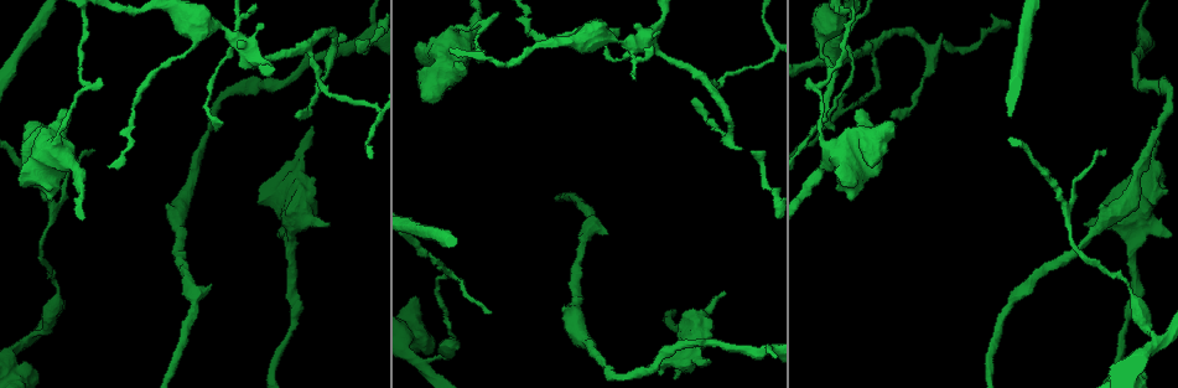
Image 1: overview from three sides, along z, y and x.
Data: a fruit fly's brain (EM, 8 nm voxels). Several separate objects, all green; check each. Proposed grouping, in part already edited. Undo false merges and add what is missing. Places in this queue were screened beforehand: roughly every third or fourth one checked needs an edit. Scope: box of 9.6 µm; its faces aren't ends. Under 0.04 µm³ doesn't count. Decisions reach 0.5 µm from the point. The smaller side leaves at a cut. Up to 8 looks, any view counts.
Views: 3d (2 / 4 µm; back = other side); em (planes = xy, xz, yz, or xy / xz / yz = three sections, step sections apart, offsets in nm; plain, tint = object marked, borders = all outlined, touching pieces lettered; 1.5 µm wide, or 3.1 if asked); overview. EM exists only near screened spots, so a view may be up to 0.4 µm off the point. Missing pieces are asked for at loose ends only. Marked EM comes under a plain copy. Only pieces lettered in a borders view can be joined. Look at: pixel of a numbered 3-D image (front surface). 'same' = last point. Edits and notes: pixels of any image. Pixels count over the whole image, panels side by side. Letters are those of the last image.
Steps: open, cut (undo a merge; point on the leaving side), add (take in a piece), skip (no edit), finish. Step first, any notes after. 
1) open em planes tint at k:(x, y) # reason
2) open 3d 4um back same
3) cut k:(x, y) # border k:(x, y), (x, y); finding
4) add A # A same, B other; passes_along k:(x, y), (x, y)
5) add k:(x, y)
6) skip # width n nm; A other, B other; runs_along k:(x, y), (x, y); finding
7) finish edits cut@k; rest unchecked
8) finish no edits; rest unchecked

open 3d 4um at 1:(807, 142) # narrows sharply

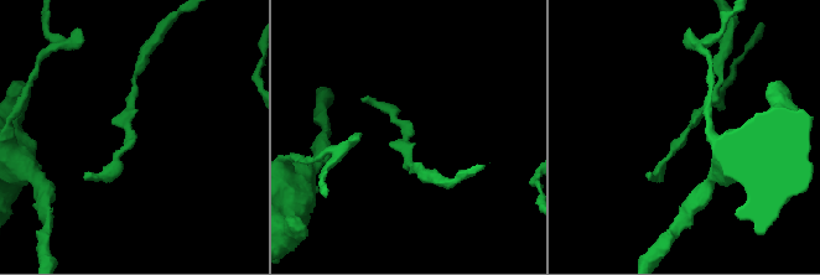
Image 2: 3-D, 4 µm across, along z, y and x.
open em planes tint at 2:(683, 135) # now the EM

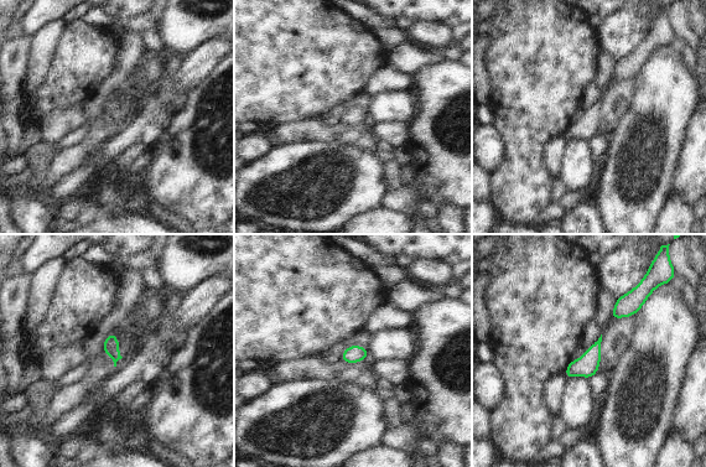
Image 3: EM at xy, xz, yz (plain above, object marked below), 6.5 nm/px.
open em planes borders same # see the neighbours

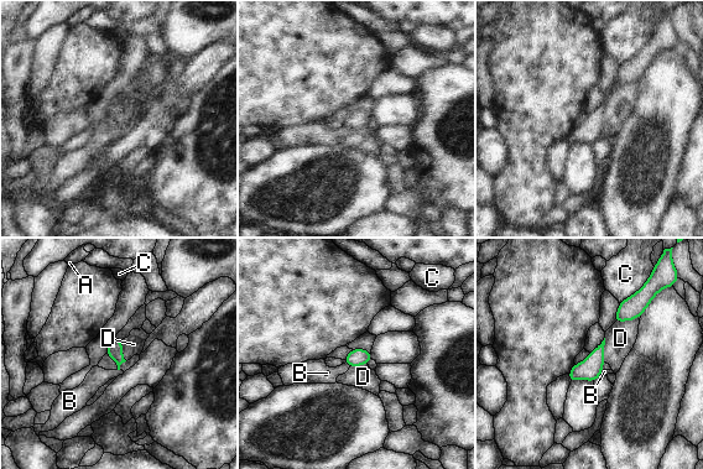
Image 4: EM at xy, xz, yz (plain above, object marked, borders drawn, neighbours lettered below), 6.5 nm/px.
skip # A other, B other, C other, D other; border 4:(640, 316), (614, 323); all the same neuron

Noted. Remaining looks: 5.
open em planes borders at 1:(707, 359) # free end

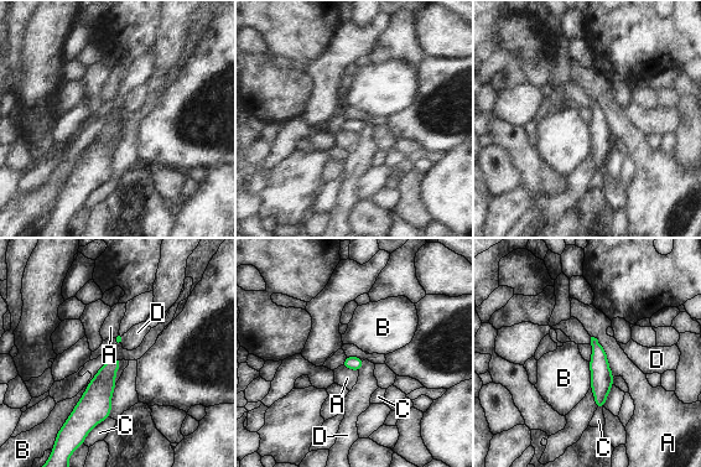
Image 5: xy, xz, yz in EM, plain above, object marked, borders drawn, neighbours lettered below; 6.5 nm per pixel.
skip # A other, B other, C other, D other; none of them fits

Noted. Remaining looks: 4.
open em yz step 4 tint at 1:(326, 224) # an open end

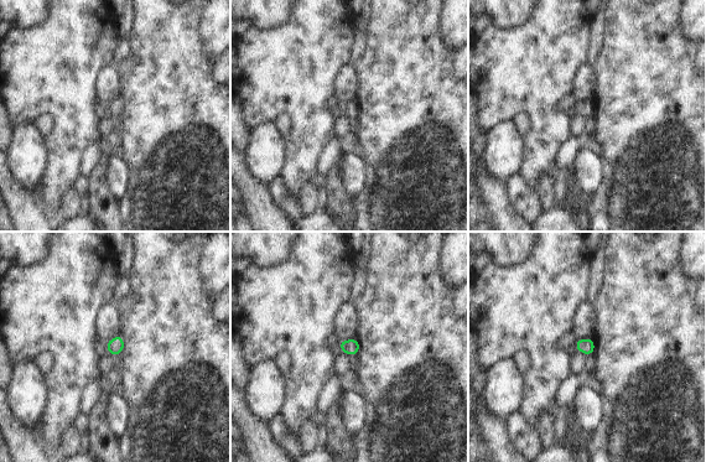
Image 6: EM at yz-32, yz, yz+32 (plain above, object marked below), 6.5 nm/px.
open em xy step 8 borders same # cut it another way

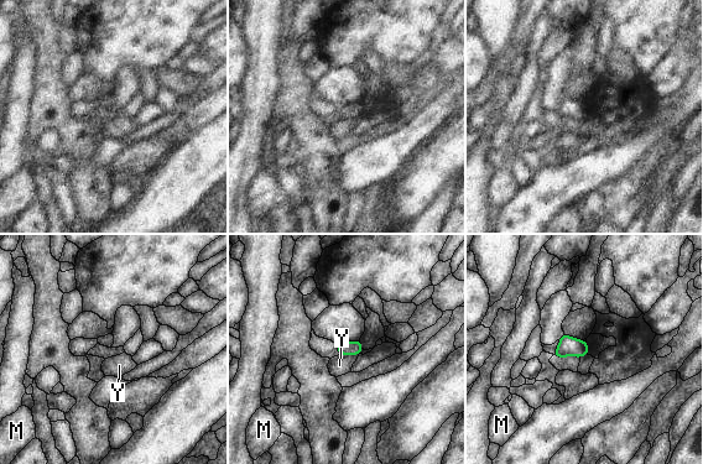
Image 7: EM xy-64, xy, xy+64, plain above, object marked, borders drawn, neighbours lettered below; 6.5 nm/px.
skip # M other, Y other; border 7:(339, 354), (358, 355); no lettered piece goes on from it

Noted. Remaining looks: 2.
finish no edits; rest unchecked

